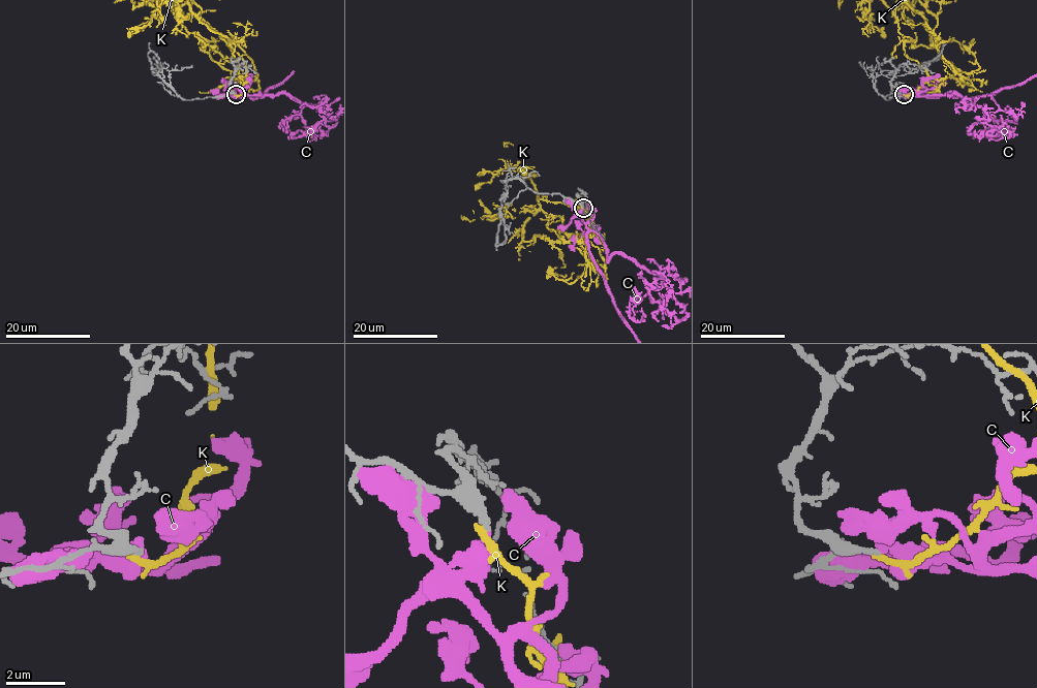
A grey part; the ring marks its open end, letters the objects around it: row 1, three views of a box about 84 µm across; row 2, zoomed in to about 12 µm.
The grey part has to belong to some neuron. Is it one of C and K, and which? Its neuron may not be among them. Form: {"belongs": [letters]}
{"belongs": []}

